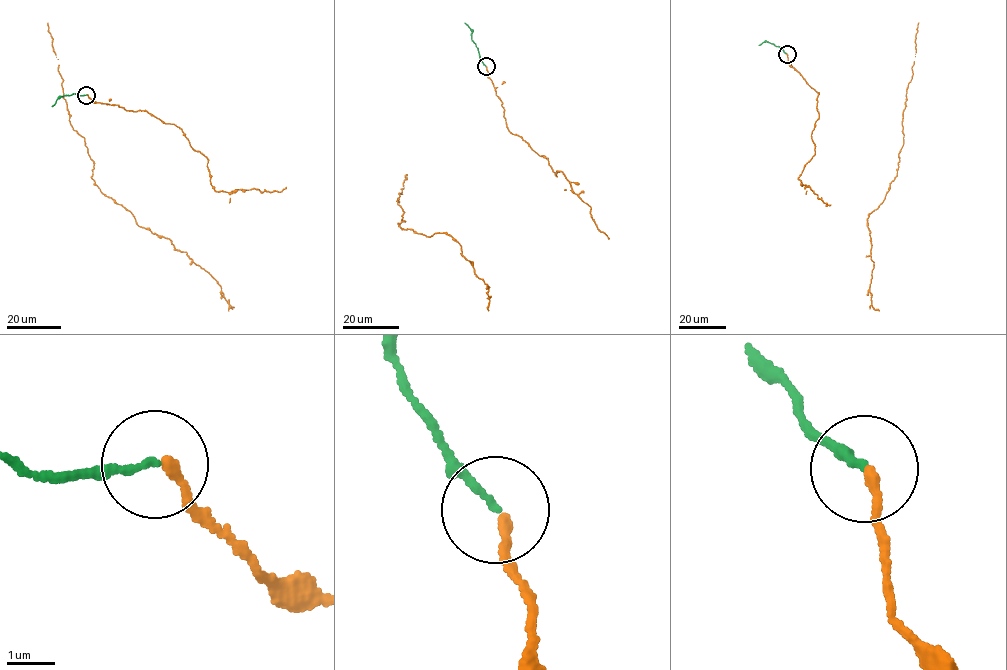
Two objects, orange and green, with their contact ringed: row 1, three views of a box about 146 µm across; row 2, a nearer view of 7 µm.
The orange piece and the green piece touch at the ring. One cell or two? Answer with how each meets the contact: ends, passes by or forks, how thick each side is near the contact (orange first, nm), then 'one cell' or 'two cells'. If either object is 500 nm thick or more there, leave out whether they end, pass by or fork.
orange ends there; green ends there; 200 nm thick on the orange side, 140 nm on the other; one cell

